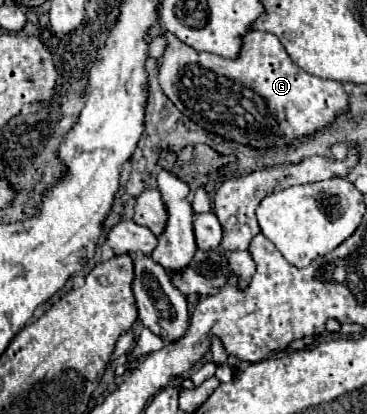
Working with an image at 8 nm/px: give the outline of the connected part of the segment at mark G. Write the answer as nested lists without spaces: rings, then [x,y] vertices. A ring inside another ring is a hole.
[[[252,30],[244,36],[244,46],[240,58],[236,60],[226,60],[210,52],[198,52],[168,34],[168,48],[160,60],[158,80],[164,94],[188,120],[216,136],[256,150],[290,146],[296,138],[312,136],[318,130],[324,130],[334,124],[338,116],[348,114],[348,92],[340,82],[322,80],[304,72],[296,62],[292,62],[286,48],[274,34],[258,30]]]

